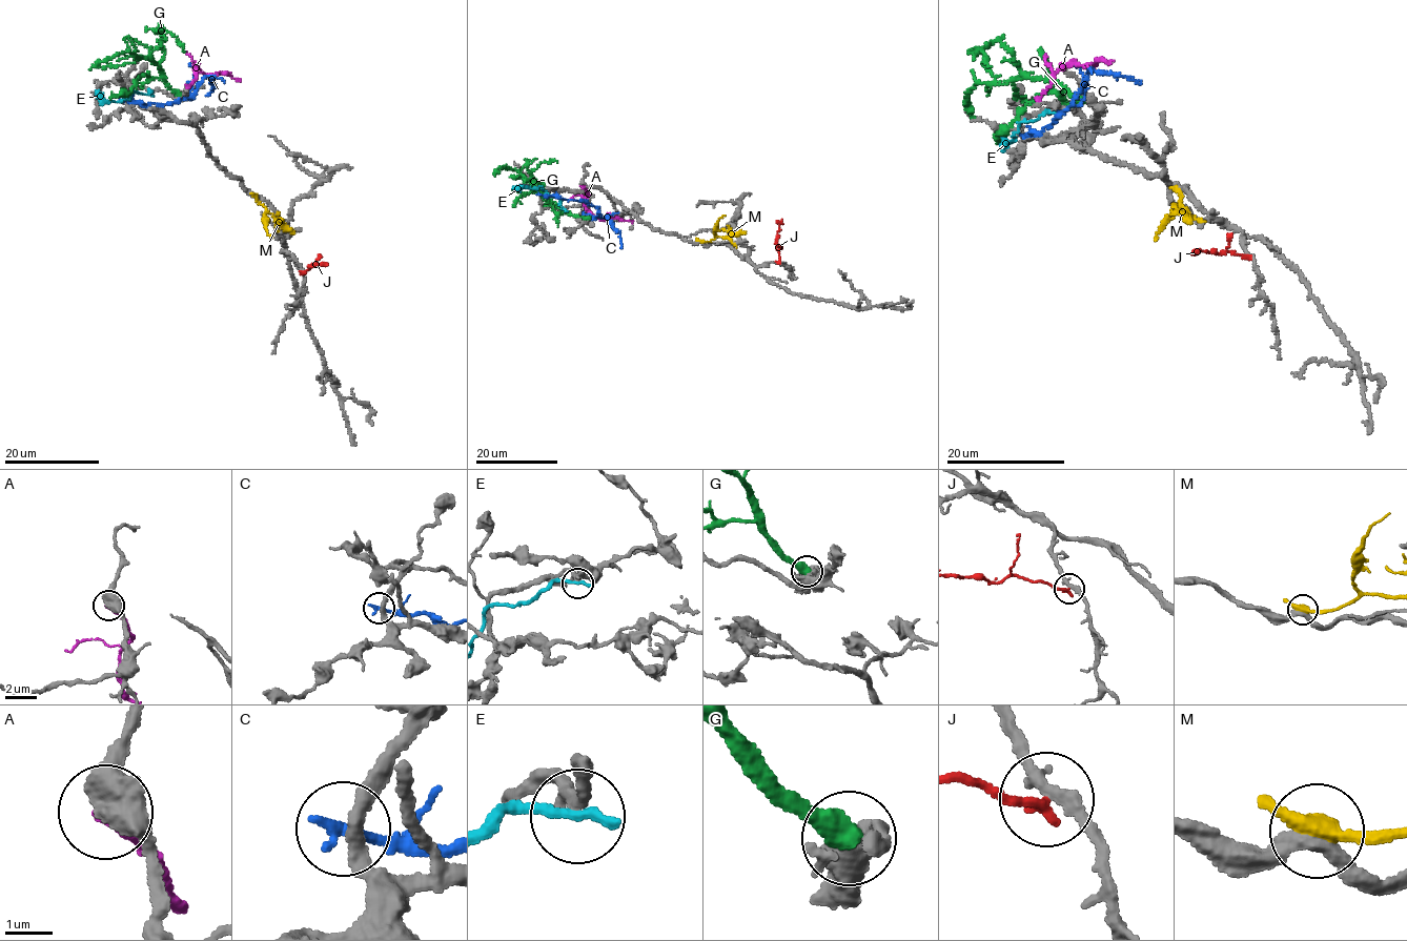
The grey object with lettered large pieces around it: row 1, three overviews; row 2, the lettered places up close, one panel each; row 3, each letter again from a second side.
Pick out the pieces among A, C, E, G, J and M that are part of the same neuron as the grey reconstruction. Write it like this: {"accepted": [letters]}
{"accepted": []}

